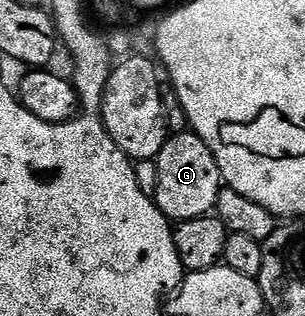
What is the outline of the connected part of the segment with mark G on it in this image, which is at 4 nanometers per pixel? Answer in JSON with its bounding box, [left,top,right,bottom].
[153,133,224,223]

